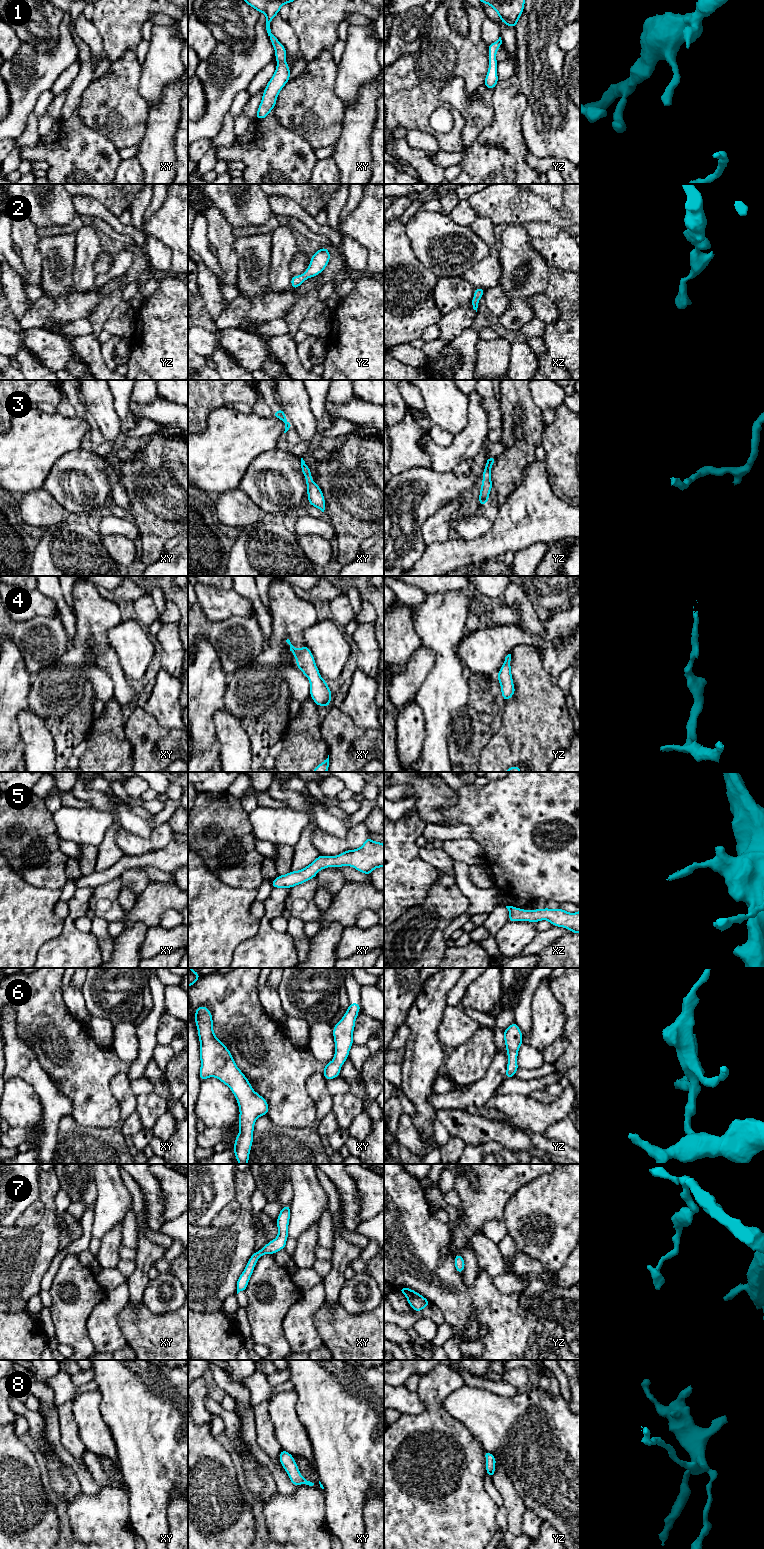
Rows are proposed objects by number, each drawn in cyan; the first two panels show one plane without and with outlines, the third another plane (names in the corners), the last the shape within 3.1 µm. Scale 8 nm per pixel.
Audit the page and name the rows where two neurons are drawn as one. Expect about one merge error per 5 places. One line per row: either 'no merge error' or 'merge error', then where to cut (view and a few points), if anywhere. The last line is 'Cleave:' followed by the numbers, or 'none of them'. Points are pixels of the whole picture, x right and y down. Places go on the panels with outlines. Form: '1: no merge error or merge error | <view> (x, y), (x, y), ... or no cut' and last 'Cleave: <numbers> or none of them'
1: no merge error | no cut
2: no merge error | no cut
3: no merge error | no cut
4: no merge error | no cut
5: no merge error | no cut
6: no merge error | no cut
7: no merge error | no cut
8: no merge error | no cut
Cleave: none of them

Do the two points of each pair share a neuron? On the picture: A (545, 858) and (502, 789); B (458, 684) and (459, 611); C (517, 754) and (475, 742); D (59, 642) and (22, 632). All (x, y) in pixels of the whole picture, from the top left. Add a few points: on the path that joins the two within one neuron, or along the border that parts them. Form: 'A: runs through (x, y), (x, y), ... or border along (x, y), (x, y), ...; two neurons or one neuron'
A: runs through (530, 841), (529, 827), (508, 806); one neuron
B: runs through (449, 666), (449, 629); one neuron
C: border along (494, 733), (481, 750), (477, 761); two neurons
D: runs through (50, 642), (31, 636); one neuron

